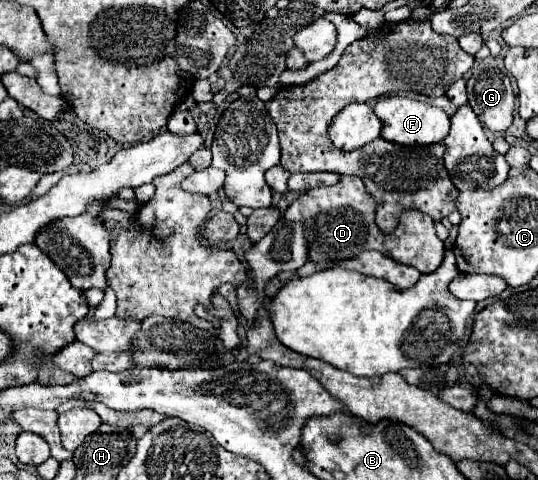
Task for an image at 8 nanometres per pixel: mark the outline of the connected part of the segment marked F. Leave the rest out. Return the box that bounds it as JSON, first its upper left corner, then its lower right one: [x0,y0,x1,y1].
[373,97,449,145]

